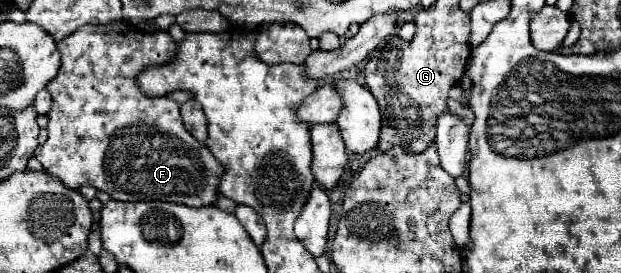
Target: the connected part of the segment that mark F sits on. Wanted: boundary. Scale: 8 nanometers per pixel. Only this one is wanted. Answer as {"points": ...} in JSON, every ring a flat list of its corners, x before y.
{"points":[[84,25,57,42,57,47,61,53,61,67,57,77,47,85,53,97,53,105,47,113,49,139,35,149,35,159,41,161,45,171,61,179,65,187,77,189,81,185,91,185,109,193,115,201,169,201,187,207,215,205,223,165,207,151,205,143,199,143,187,133,181,123,179,103,169,97,147,97,135,87,135,75,139,75,139,71,171,61,171,55,175,55,175,41,171,35,147,35,145,31,128,35,108,33,102,26]]}

